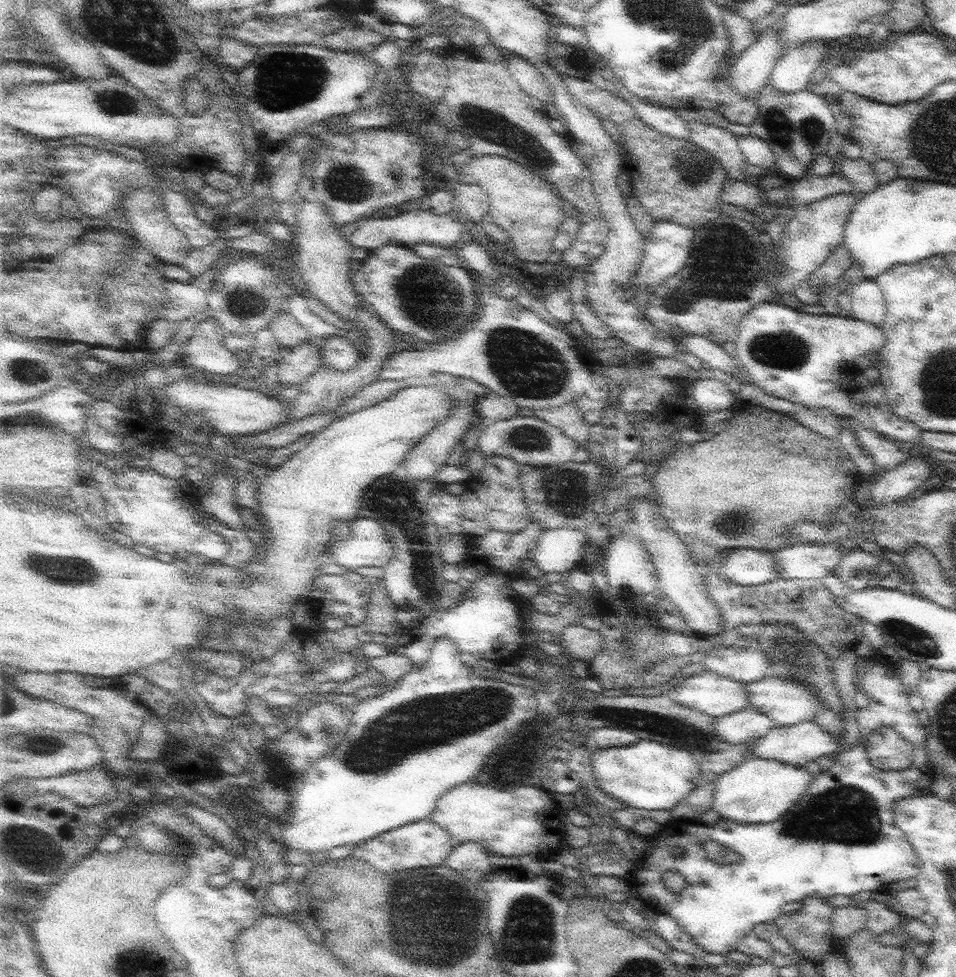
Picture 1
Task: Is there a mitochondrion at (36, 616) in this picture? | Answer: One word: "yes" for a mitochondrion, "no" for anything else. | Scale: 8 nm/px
no

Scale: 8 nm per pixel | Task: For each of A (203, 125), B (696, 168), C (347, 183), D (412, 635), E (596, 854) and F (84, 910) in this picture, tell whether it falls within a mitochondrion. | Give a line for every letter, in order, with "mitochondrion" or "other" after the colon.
A: other
B: mitochondrion
C: mitochondrion
D: other
E: other
F: other

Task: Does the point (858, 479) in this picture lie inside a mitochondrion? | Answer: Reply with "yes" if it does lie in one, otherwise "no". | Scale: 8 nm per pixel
no

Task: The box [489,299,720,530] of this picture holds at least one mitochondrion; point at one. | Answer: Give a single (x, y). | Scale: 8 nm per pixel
(525, 436)

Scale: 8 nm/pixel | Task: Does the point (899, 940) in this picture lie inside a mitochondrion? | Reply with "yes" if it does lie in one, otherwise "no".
no

